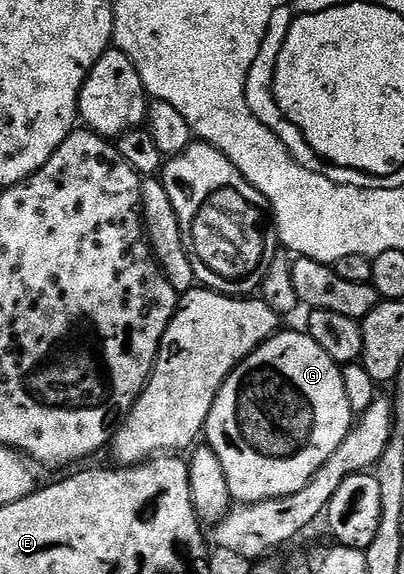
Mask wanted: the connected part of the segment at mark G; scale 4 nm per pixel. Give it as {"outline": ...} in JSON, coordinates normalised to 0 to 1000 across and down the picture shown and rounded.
{"outline":[[[703,575],[673,582],[651,601],[631,606],[631,613],[614,617],[572,646],[547,672],[547,681],[532,690],[532,704],[507,733],[505,768],[542,798],[542,808],[552,812],[552,824],[562,829],[562,850],[572,857],[579,876],[587,878],[658,875],[673,868],[698,868],[713,861],[740,857],[740,850],[757,847],[780,829],[780,822],[790,822],[790,815],[800,815],[800,808],[809,808],[809,801],[829,787],[829,780],[839,780],[839,774],[849,774],[849,767],[879,740],[879,723],[869,702],[859,699],[859,683],[849,678],[844,639],[834,636],[829,627],[819,627],[819,620],[809,620],[809,613],[800,613],[800,606],[790,606],[790,599],[780,599],[780,592],[770,592],[770,585],[760,578],[745,577],[743,582],[735,575]]]}

